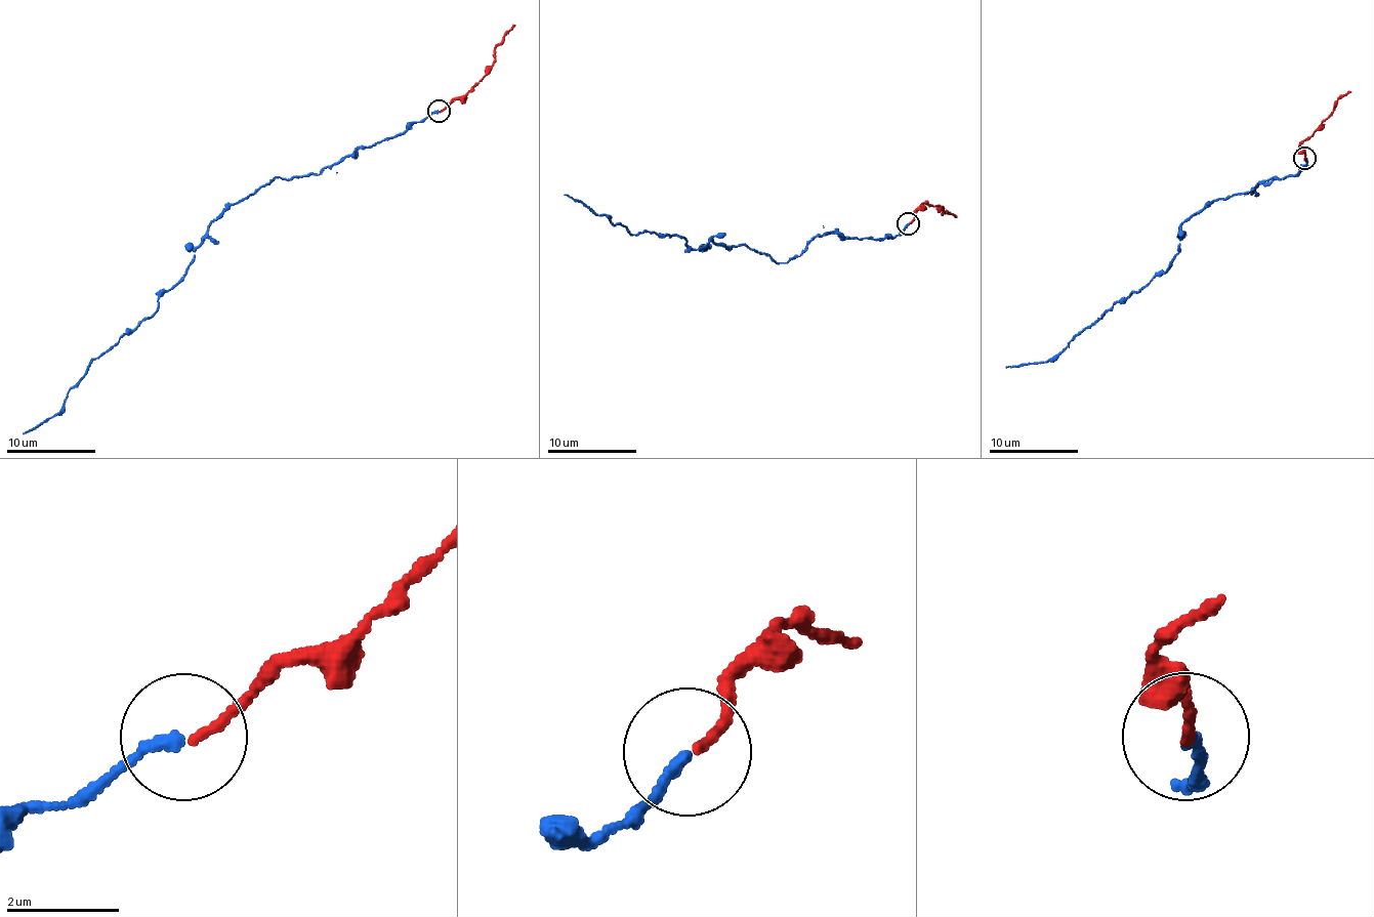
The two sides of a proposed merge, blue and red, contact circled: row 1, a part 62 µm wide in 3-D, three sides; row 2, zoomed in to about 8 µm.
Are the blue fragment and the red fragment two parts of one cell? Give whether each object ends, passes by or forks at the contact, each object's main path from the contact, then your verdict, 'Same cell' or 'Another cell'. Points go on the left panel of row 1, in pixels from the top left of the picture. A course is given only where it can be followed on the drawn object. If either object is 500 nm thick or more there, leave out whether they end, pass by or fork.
At the ring blue ends. At the ring red ends. Course of blue: (439, 112), (227, 205), (156, 309), (91, 359), (63, 408), (23, 433). Course of red: (439, 112), (473, 89), (493, 63), (495, 49), (514, 25). Same cell

